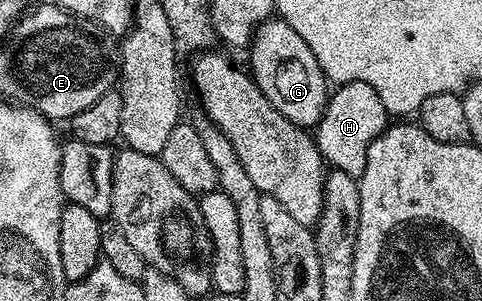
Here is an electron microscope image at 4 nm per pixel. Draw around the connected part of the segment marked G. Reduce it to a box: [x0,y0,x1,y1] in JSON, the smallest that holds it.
[248,17,328,128]

